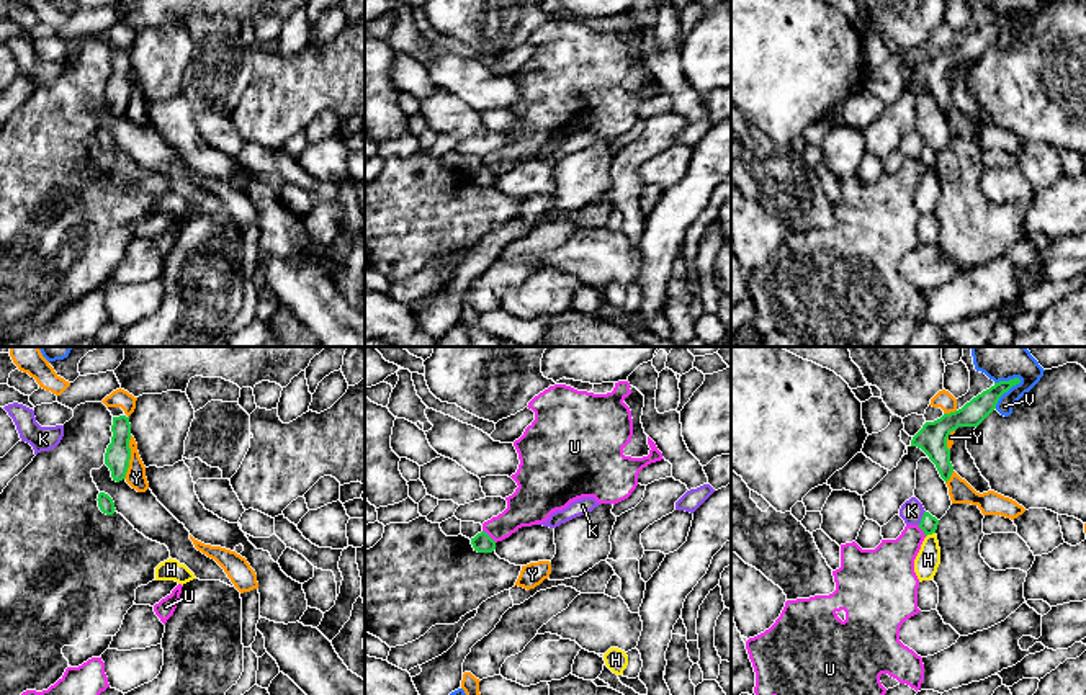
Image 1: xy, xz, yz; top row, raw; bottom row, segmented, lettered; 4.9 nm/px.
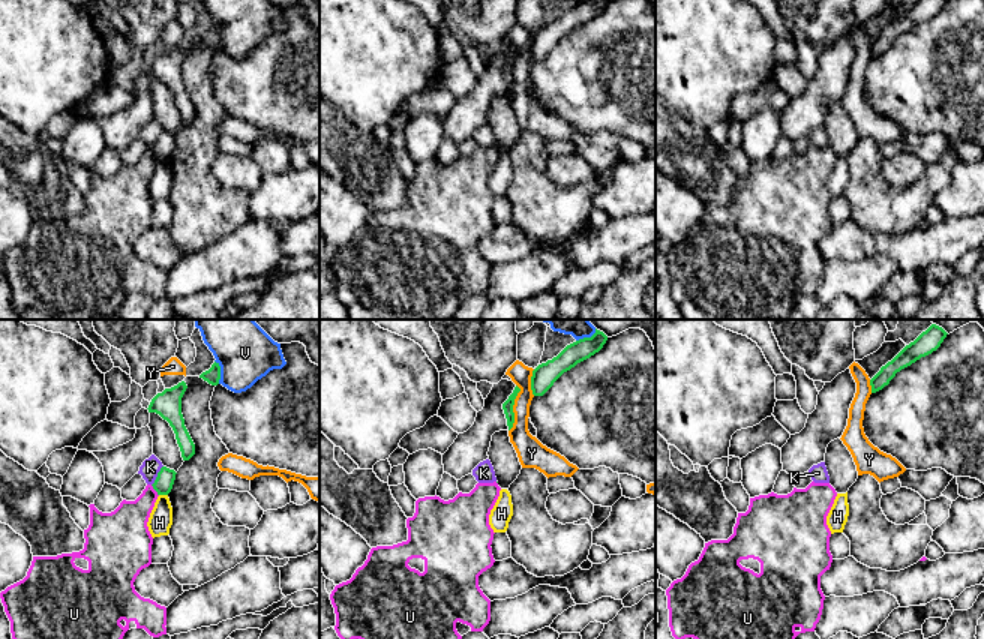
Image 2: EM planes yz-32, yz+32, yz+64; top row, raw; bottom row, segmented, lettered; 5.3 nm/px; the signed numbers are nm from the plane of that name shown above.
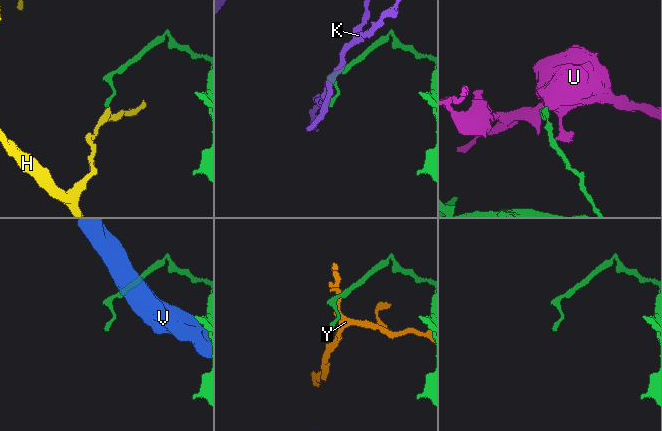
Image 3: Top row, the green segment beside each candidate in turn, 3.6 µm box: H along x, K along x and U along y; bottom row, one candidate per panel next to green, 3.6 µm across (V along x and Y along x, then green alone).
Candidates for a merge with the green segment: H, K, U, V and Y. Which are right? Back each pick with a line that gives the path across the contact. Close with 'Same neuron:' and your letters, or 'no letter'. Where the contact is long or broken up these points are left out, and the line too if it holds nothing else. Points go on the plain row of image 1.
Same neuron: no letter

